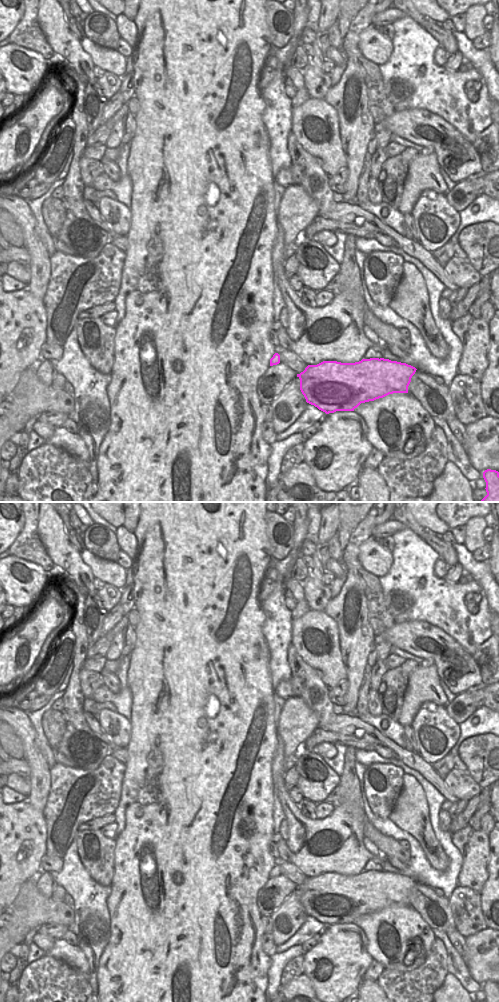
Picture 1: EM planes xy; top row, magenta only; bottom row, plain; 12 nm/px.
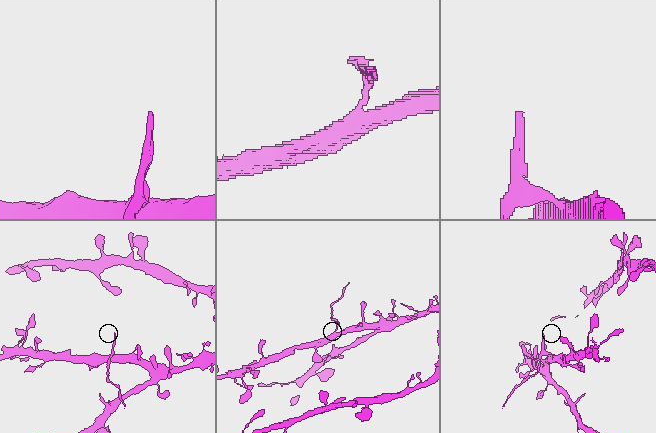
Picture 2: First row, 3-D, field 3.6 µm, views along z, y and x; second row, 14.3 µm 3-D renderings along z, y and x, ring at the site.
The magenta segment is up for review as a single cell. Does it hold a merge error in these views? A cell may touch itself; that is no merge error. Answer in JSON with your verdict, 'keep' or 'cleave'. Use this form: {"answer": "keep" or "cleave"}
{"answer": "cleave"}

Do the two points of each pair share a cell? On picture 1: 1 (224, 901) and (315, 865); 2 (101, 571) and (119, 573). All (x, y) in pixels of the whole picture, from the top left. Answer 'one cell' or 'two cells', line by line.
1: two cells
2: one cell

